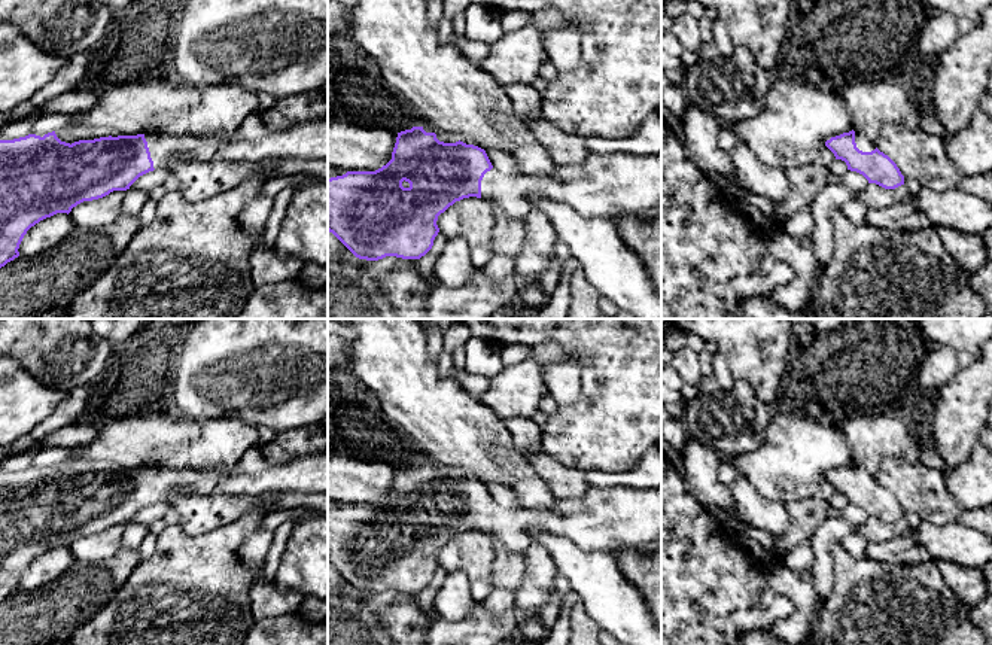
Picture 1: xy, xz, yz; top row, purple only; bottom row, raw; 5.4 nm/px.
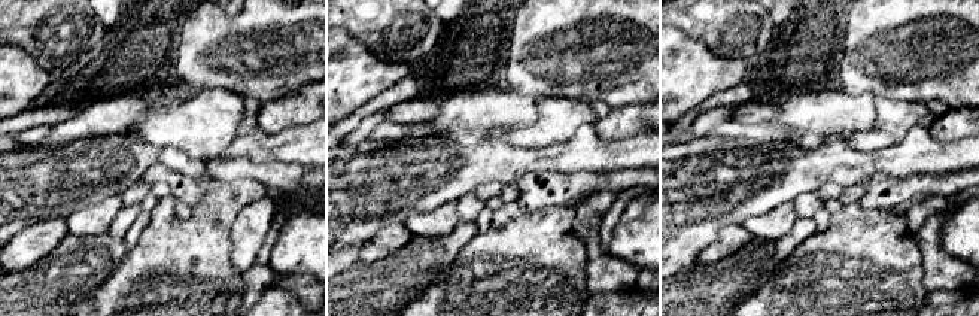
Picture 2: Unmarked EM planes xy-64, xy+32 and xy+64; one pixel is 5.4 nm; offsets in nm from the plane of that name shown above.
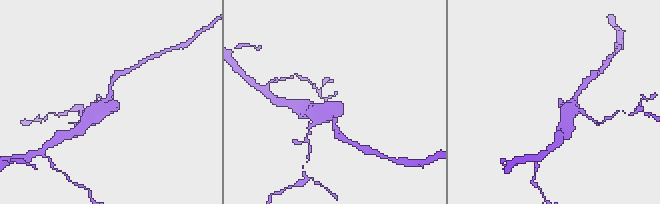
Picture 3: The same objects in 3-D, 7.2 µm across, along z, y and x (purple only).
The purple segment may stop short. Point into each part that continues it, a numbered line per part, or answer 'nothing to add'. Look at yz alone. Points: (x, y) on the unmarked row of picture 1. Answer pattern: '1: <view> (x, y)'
1: yz (863, 477)

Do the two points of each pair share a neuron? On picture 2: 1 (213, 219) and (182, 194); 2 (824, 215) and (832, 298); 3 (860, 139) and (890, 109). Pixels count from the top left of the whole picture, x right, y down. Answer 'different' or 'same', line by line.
1: different
2: different
3: same

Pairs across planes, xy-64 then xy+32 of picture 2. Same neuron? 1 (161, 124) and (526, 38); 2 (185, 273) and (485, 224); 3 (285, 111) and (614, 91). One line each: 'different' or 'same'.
1: different
2: different
3: different

